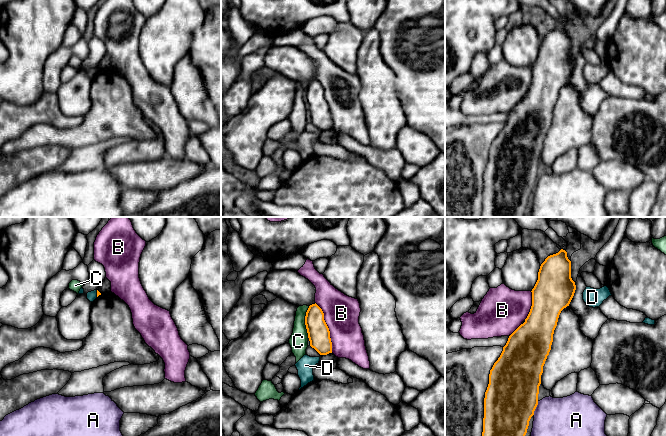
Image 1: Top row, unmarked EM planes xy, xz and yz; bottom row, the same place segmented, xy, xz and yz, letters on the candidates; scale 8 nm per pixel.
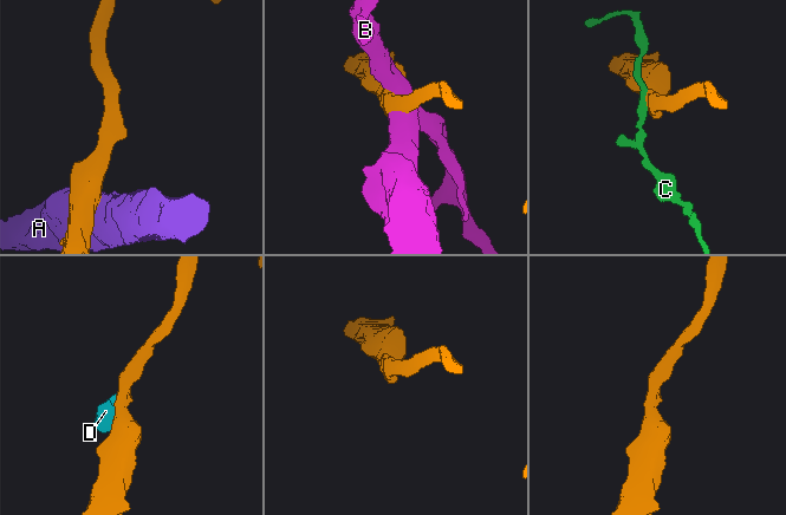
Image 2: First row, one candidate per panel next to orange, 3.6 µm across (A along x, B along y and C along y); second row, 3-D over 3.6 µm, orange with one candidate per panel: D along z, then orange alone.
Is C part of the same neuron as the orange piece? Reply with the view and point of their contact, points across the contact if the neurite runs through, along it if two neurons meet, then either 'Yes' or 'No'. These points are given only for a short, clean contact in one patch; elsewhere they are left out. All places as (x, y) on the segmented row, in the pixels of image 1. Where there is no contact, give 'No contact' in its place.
Touches orange at xz (305, 322). Boundary: xz (309, 306), (305, 316), (307, 337). No

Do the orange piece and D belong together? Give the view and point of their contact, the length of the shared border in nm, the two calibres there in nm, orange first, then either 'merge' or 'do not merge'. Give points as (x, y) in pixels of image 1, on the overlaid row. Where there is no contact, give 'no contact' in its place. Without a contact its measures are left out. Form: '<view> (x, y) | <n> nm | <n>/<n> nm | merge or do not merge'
xy (97, 293) | 60 nm | 30/80 nm | do not merge

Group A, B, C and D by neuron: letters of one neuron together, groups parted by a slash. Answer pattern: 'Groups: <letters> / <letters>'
Groups: A / B / C / D

